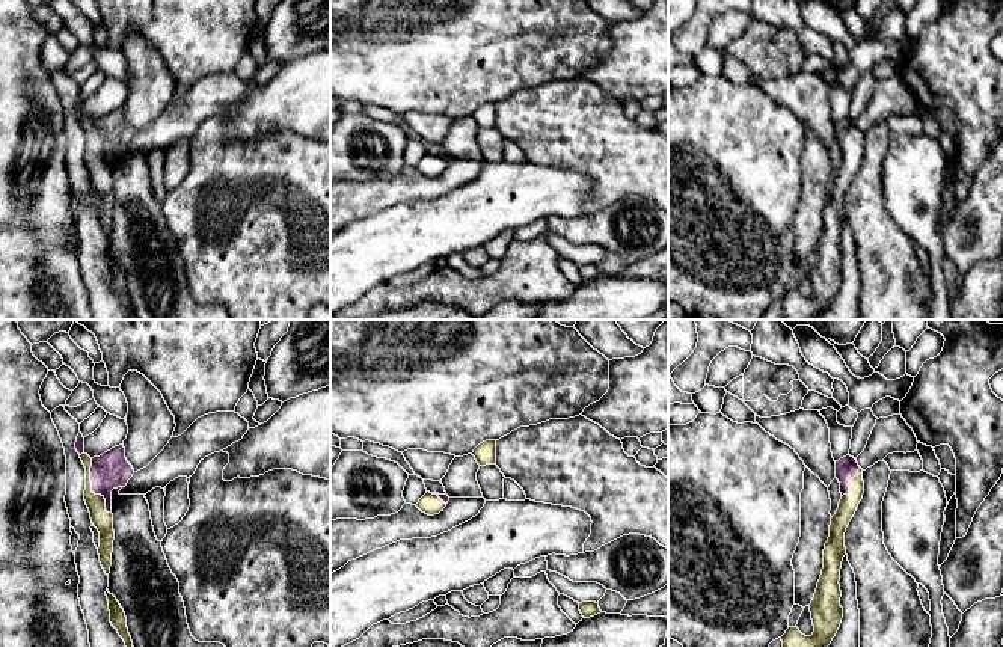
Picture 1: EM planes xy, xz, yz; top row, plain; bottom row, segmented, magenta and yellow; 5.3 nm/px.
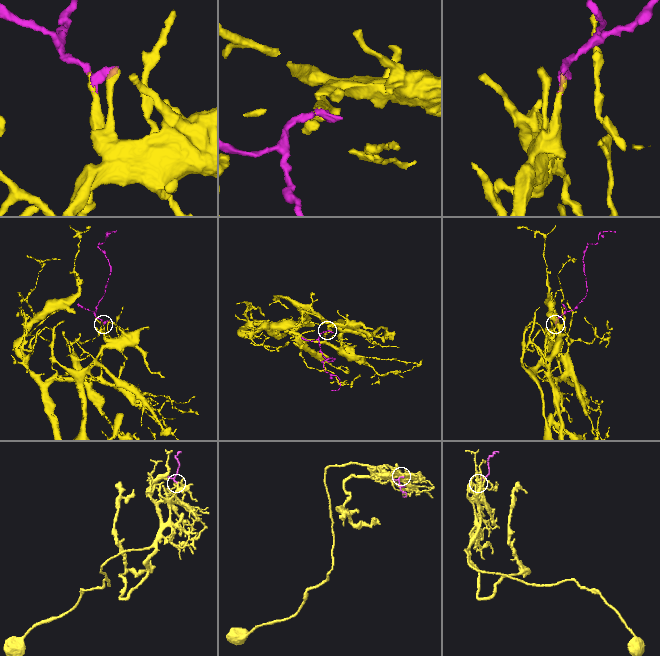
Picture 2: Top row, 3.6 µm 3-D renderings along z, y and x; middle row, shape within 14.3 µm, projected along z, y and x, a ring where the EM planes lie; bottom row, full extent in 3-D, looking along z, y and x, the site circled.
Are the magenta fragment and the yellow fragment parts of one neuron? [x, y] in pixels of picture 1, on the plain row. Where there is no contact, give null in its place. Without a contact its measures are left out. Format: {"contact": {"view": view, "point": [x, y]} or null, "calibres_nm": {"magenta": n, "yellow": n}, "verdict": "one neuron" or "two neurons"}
{"contact": {"view": "xy", "point": [92, 151]}, "calibres_nm": {"magenta": 190, "yellow": 110}, "verdict": "one neuron"}

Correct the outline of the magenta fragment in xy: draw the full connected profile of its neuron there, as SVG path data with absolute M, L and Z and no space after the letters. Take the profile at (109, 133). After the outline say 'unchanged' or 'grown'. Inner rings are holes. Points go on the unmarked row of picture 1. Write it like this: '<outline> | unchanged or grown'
M77 98L75 112L86 130L84 163L90 175L94 189L100 195L100 225L109 238L113 214L113 176L112 152L125 149L133 139L134 131L125 121L124 107L115 109L100 119L90 121L84 115L84 100Z | grown

